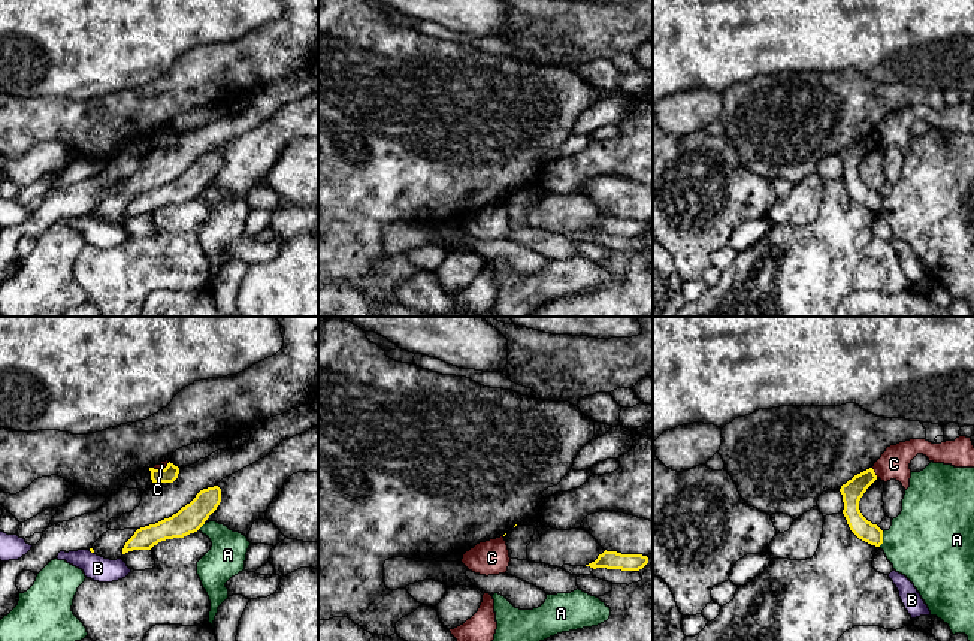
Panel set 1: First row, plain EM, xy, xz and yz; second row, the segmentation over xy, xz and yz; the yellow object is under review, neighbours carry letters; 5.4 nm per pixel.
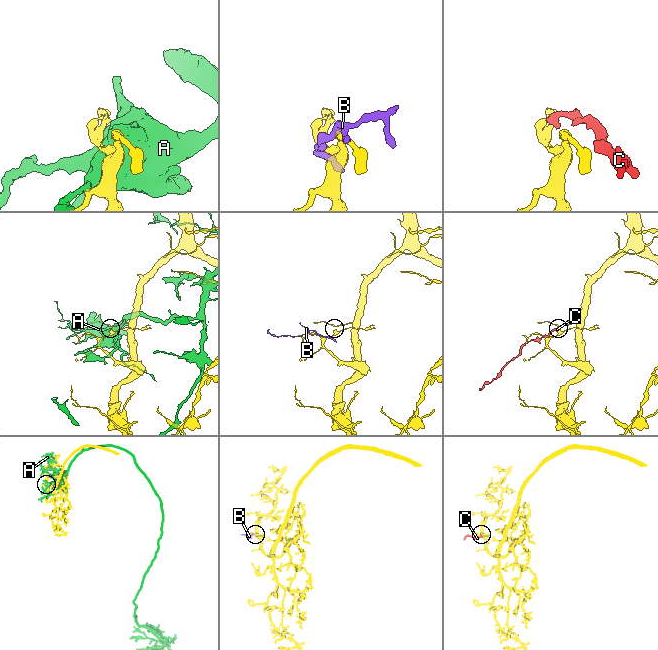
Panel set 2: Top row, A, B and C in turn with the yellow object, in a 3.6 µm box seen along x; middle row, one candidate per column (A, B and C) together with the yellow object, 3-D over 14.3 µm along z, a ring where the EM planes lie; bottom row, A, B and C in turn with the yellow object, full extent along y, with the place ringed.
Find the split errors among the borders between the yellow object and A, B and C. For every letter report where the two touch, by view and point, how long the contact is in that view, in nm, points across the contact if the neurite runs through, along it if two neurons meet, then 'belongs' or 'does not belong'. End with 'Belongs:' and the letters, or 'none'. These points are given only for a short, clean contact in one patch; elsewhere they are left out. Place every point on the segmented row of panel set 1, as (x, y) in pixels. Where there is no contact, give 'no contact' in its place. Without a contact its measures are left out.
A: meets yellow in yz at (882, 540); contact 80 nm long; does not belong
B: meets yellow in xy at (91, 552); contact 40 nm long; does not belong
C: meets yellow in yz at (874, 472); contact 70 nm long; border along yz (871, 468), (877, 477); does not belong
Belongs: none

